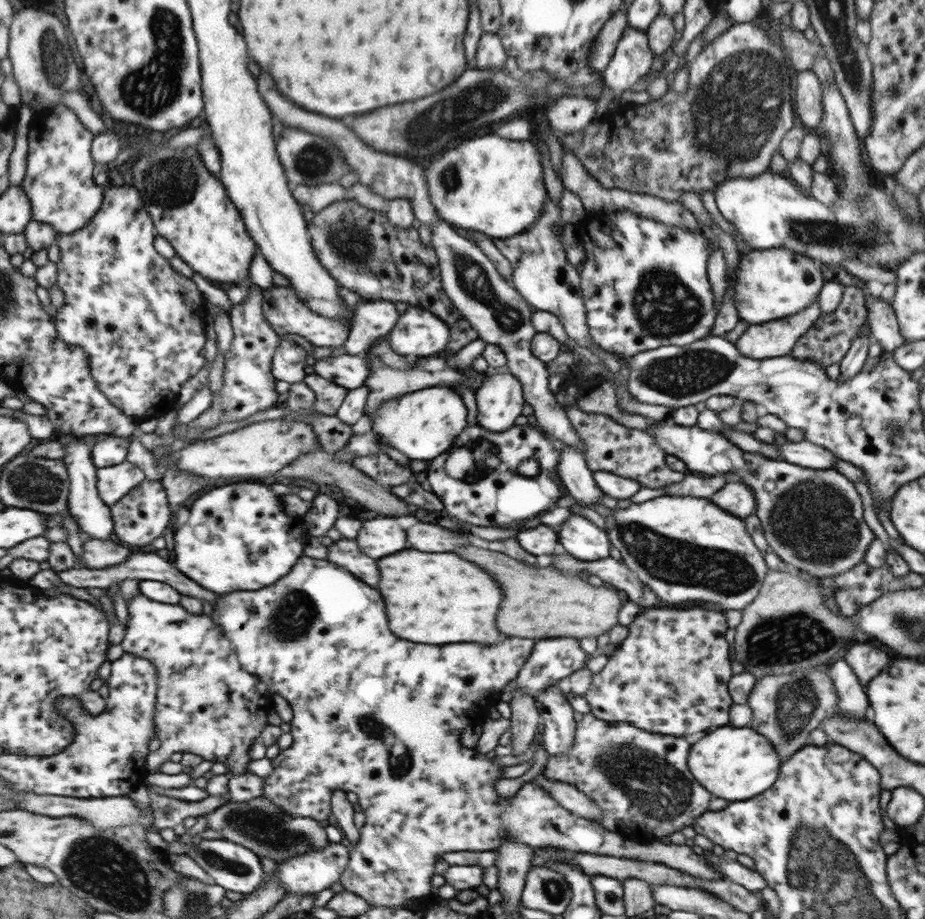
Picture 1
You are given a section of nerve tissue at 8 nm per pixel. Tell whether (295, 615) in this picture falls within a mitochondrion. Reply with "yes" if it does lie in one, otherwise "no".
yes

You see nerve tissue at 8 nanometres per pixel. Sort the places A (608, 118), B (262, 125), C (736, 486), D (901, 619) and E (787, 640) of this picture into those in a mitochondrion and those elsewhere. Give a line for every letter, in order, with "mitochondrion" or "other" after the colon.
A: other
B: other
C: other
D: mitochondrion
E: mitochondrion

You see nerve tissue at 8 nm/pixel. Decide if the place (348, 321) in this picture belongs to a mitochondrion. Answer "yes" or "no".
no

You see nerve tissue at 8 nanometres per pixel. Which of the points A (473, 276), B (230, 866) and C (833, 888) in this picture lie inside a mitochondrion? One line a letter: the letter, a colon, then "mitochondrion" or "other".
A: mitochondrion
B: mitochondrion
C: mitochondrion

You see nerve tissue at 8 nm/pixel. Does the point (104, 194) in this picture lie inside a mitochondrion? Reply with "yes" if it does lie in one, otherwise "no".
no

